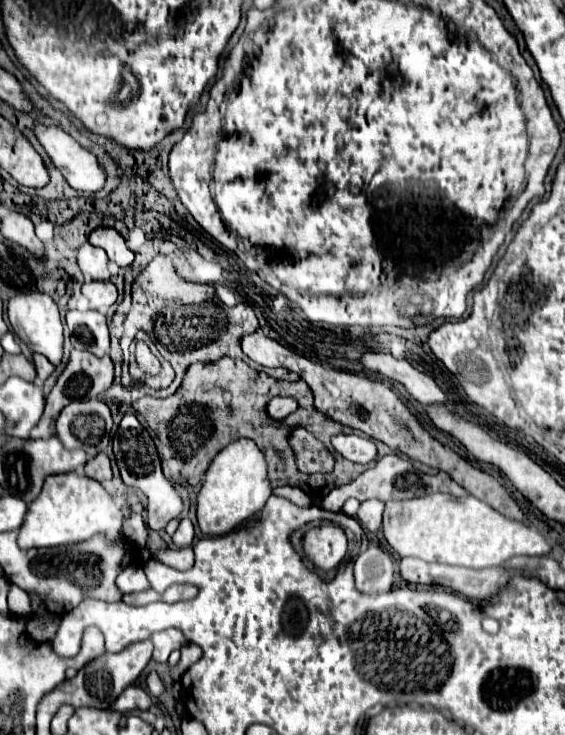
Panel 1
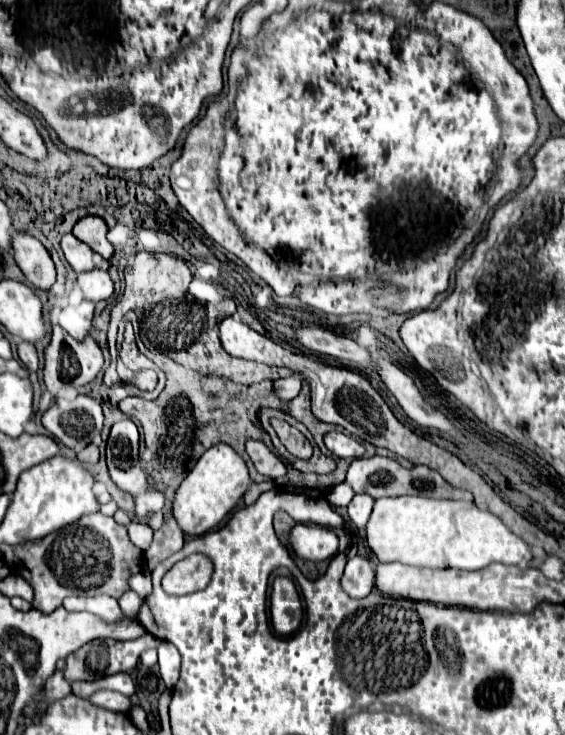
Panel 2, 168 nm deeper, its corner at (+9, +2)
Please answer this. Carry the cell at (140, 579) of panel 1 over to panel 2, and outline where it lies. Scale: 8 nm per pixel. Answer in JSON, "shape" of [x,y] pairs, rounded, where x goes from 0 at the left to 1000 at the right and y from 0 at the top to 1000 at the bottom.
{"shape":[[[258,776],[237,781],[237,786],[227,789],[227,795],[237,805],[244,805],[248,814],[258,814],[269,805],[269,789],[265,789],[265,781]]]}

